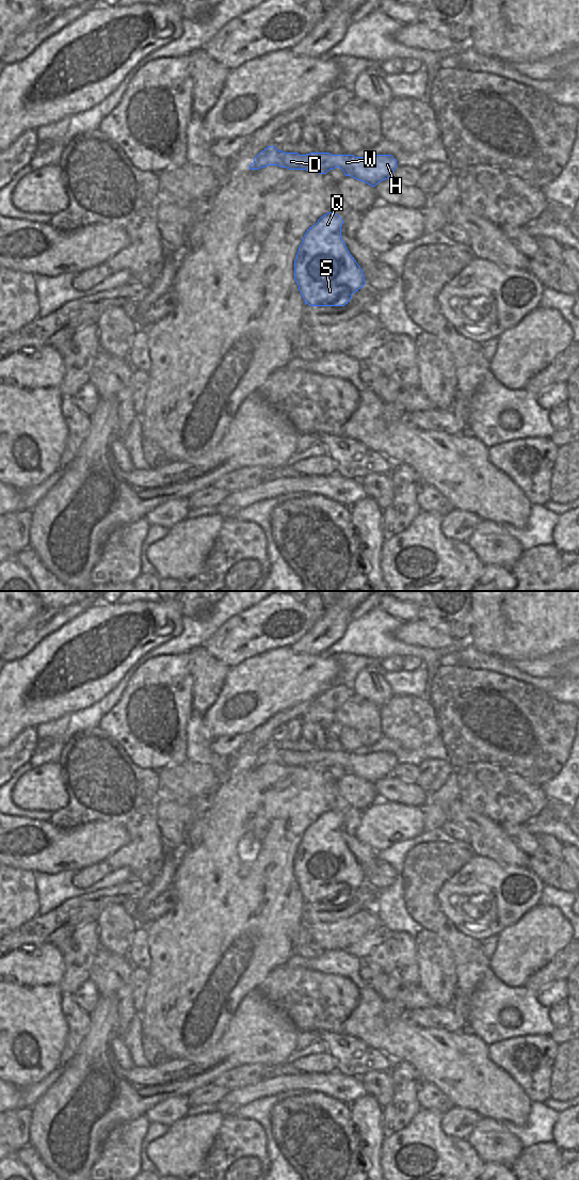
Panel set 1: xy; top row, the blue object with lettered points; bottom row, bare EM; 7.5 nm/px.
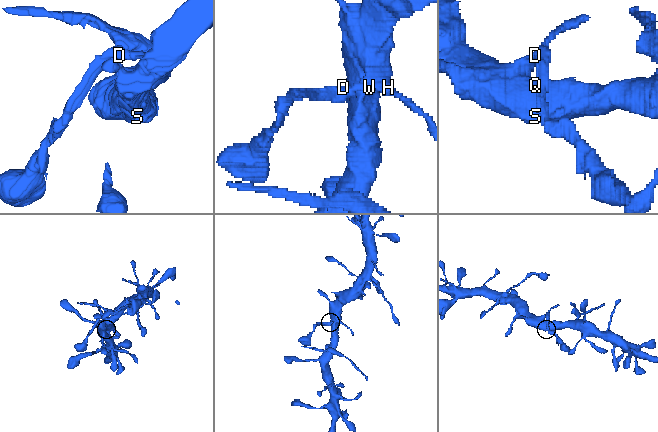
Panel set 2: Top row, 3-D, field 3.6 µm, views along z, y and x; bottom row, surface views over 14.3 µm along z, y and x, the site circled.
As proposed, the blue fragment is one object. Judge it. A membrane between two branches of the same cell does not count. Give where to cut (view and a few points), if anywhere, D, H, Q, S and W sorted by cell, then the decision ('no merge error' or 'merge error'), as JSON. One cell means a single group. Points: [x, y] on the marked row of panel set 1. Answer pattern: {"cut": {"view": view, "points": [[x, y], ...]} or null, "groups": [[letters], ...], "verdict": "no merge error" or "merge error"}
{"cut": null, "groups": [["D", "H", "Q", "S", "W"]], "verdict": "no merge error"}

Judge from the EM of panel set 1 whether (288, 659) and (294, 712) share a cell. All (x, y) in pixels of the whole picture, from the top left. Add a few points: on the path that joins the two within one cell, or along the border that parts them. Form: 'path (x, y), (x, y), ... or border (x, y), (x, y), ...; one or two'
border (314, 698), (278, 711), (271, 717); two

